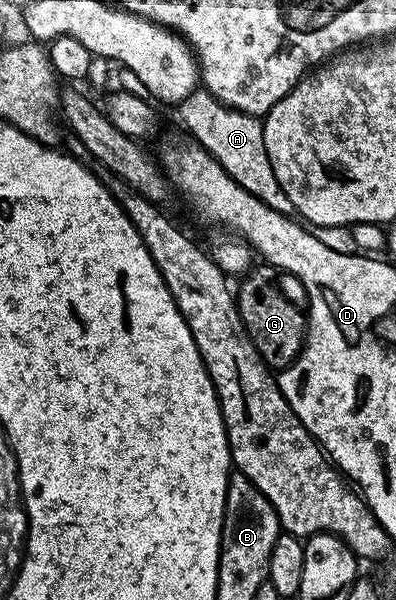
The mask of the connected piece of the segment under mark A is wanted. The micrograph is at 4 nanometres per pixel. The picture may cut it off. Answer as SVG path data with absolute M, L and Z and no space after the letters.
M204 88L190 93L178 104L178 110L185 128L193 137L191 139L213 155L230 178L234 178L250 195L256 196L264 205L286 218L295 219L299 215L295 204L288 199L287 193L276 180L271 161L268 160L267 148L264 146L263 126L259 117L228 108L222 102L216 101Z

